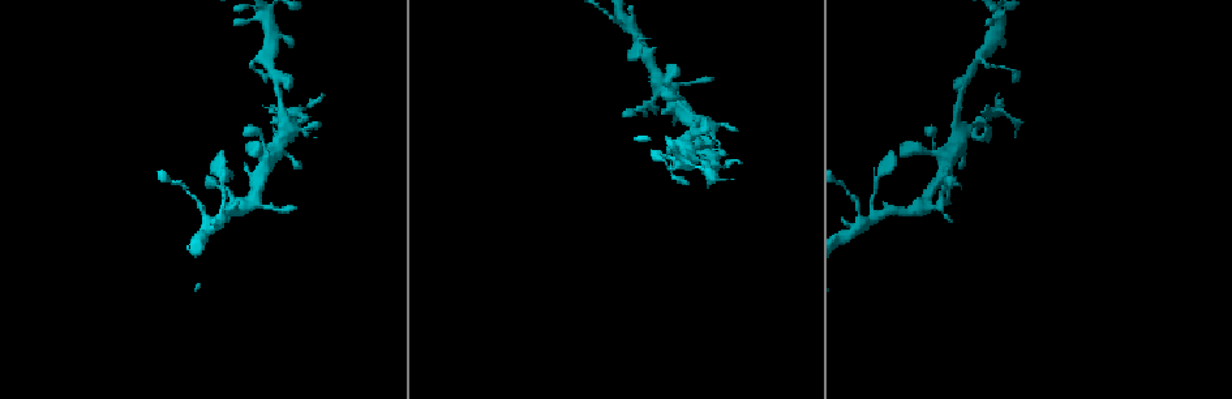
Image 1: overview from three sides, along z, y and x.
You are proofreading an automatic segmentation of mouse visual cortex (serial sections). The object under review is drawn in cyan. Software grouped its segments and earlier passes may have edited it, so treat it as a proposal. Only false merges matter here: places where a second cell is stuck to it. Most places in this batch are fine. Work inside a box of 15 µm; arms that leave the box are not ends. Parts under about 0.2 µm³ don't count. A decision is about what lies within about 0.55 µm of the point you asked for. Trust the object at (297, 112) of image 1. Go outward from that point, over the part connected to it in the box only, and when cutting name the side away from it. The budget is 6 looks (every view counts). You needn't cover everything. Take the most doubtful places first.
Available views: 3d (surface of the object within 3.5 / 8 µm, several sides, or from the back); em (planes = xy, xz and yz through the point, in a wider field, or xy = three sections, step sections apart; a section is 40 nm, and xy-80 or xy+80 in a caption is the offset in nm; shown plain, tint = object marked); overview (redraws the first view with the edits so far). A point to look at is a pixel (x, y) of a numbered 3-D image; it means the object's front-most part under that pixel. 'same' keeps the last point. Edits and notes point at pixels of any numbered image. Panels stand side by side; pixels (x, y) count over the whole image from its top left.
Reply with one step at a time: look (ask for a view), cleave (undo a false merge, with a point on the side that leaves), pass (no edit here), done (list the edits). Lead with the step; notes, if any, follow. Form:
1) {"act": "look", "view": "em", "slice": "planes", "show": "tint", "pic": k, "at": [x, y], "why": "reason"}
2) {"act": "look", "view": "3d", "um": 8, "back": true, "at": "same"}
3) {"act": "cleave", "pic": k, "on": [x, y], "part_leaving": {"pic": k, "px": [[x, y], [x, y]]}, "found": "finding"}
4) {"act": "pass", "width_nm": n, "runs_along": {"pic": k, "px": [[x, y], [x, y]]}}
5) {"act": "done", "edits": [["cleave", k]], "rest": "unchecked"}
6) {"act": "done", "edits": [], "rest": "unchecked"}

{"act": "look", "view": "3d", "um": 8, "pic": 1, "at": [289, 134], "why": "arms part here"}

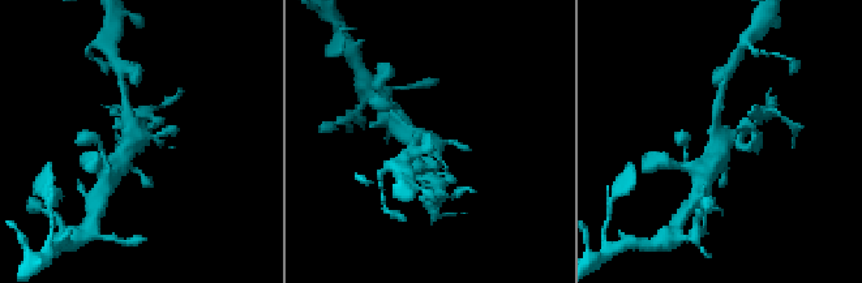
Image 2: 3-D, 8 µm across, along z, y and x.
{"act": "look", "view": "3d", "um": 3.5, "pic": 2, "at": [726, 141]}

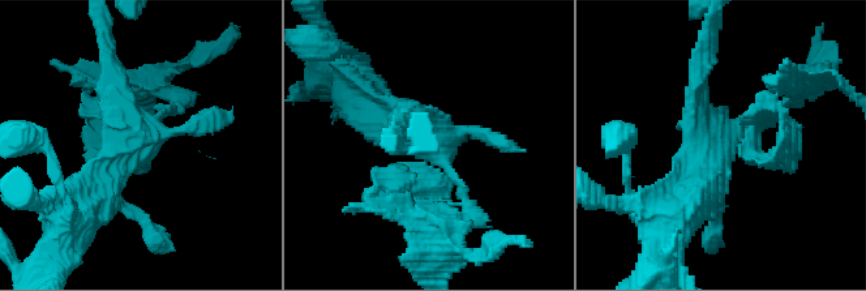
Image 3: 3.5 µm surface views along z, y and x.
{"act": "look", "view": "em", "slice": "xy", "step": 5, "show": "tint", "pic": 3, "at": [142, 141]}

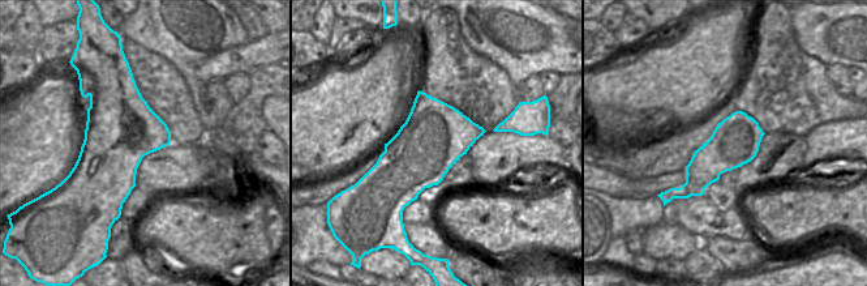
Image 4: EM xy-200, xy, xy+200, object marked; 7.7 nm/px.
{"act": "pass", "runs_along": {"pic": 3, "px": [[783, 103], [731, 131], [690, 204]]}, "found": "one cell here"}

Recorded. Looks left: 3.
{"act": "look", "view": "3d", "um": 3.5, "pic": 1, "at": [207, 221], "why": "sudden change in width"}

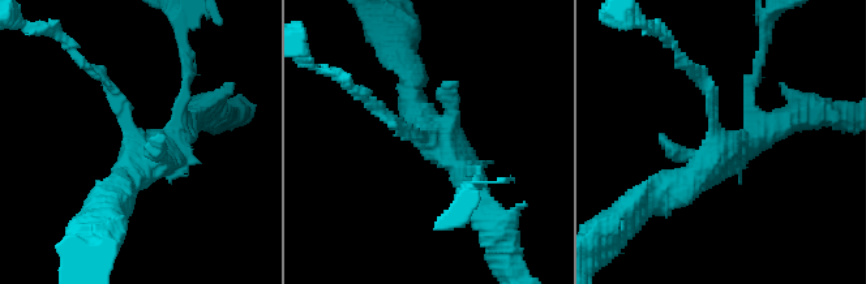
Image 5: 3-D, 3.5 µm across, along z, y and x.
{"act": "look", "view": "em", "slice": "planes", "show": "tint", "pic": 5, "at": [434, 144], "why": "shape alone is not enough"}

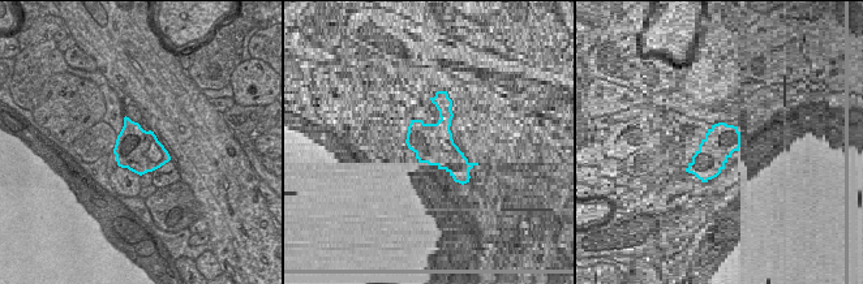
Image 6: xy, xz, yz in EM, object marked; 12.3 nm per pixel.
{"act": "pass", "runs_along": {"pic": 5, "px": [[787, 120], [660, 192]]}, "found": "continuous, no second cell"}

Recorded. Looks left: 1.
{"act": "done", "edits": [], "rest": "unchecked"}

